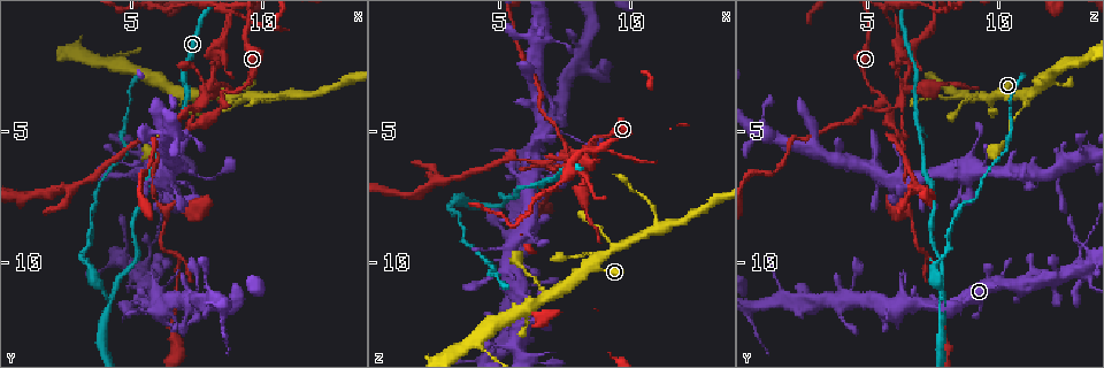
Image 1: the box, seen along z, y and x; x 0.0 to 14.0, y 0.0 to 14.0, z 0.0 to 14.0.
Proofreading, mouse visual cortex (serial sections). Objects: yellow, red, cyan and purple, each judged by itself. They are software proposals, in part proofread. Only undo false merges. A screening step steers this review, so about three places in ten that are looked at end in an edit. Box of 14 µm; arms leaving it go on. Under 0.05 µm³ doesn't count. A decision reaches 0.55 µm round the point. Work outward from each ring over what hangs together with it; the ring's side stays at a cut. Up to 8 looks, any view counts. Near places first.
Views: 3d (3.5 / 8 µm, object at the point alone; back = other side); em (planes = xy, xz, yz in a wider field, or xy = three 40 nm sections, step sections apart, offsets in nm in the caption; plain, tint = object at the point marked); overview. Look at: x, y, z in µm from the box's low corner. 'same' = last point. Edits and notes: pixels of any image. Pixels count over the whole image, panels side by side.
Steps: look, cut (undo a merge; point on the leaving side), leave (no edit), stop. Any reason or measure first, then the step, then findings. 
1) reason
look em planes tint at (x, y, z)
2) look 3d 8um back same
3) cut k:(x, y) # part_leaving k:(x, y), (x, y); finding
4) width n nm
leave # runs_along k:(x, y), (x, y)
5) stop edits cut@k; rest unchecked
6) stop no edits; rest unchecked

a fork
look 3d 3.5um at (11.1, 3.6, 8.6)

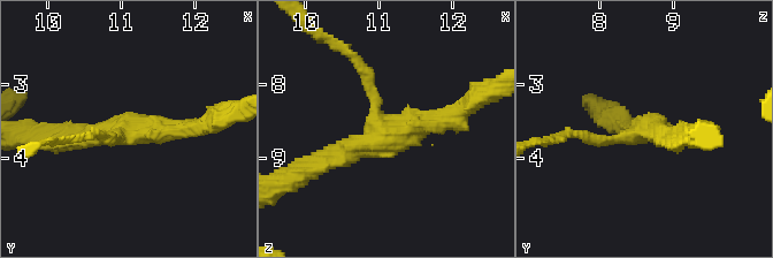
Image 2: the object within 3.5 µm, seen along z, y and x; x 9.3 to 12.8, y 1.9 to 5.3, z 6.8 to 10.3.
need the tissue
look em planes tint at (11.05, 3.60, 8.70)

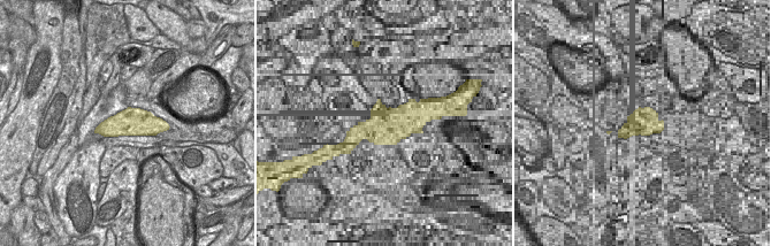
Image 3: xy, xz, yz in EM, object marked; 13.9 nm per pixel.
cut 2:(591, 139) # two cells meet here

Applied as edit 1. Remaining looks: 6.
branch point
look em planes tint at (7.2, 4.9, 6.1)

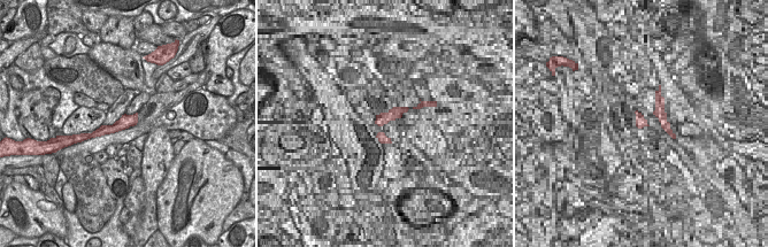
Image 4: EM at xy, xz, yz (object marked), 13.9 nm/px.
see where the arms go
look 3d 3.5um same

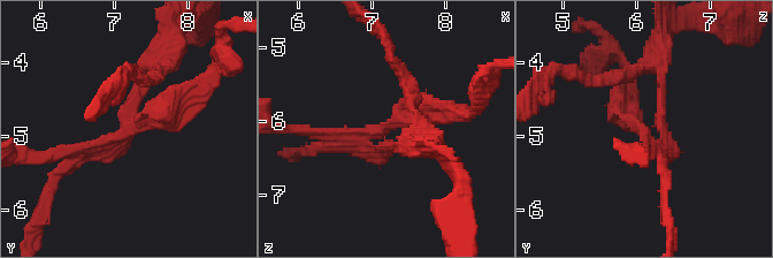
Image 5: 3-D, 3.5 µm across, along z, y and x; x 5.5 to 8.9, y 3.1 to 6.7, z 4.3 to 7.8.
cut 5:(137, 92) # part_leaving 5:(130, 115), (140, 74), (173, 31); two cells meet here

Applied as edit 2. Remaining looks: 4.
sudden change in width
look 3d 8um back at (5.8, 9.5, 13.1)

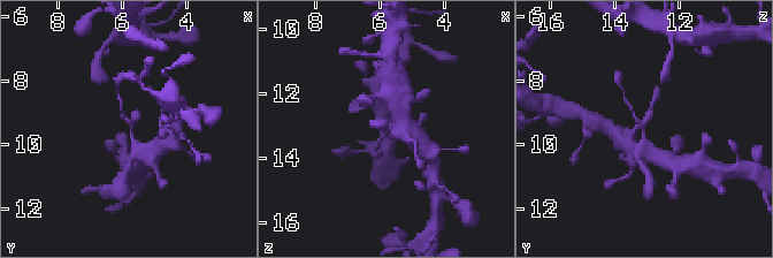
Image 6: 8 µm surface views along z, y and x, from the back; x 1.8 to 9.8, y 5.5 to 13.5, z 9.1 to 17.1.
closer look
look 3d 3.5um at (5.7, 9.5, 13.2)

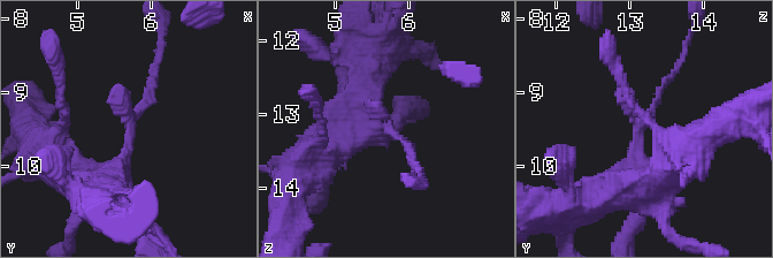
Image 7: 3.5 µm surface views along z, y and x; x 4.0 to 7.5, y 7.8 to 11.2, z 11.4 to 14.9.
leave # runs_along 7:(99, 191), (128, 152), (131, 116), (155, 70); continuous, no second cell

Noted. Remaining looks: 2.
stop edits cut@2, cut@5; rest unchecked

